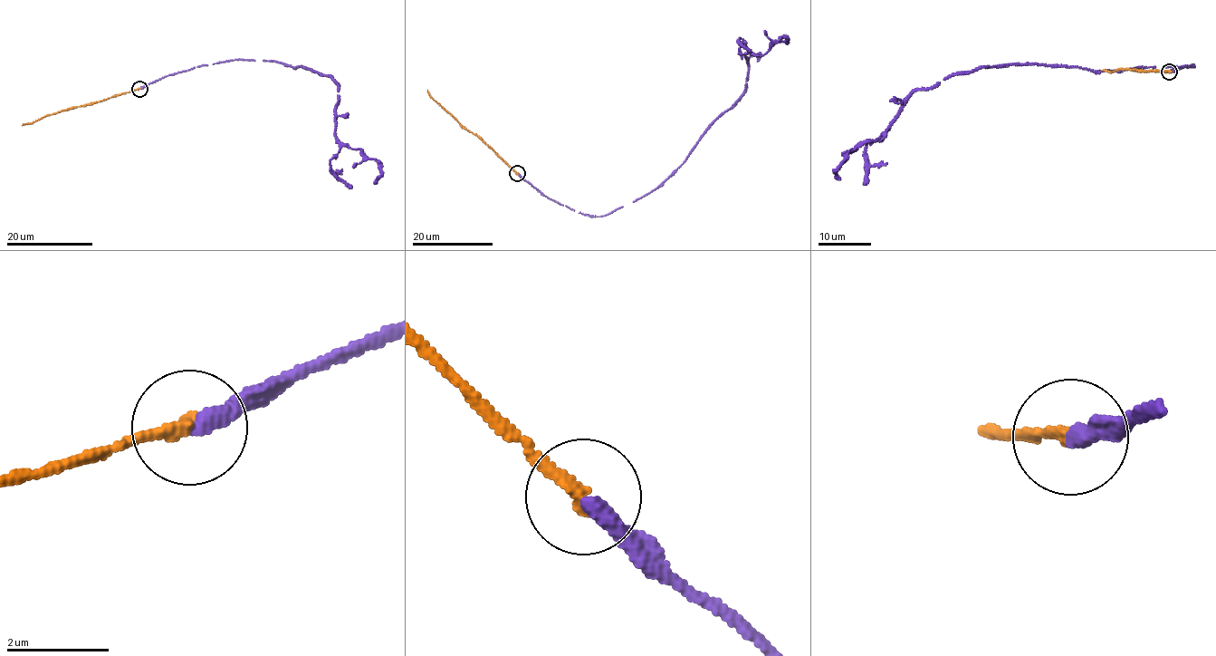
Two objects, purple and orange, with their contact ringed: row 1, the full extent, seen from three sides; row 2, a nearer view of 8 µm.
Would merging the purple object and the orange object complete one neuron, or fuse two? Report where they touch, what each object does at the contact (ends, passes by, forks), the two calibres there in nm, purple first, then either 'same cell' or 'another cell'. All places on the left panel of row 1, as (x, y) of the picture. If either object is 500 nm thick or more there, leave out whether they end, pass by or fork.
(139, 89) | purple ends | orange ends | 320/240 nm | same cell

